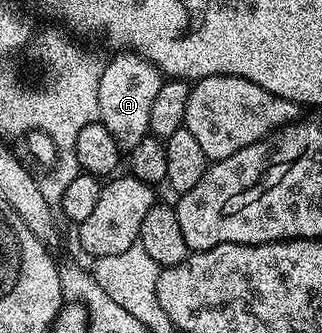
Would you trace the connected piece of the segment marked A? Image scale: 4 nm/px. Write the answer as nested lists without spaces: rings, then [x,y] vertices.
[[[121,50],[113,54],[110,60],[104,61],[99,78],[99,123],[107,126],[111,138],[115,138],[115,142],[123,150],[135,147],[139,142],[143,142],[145,136],[150,135],[151,106],[155,106],[155,98],[159,94],[159,86],[162,82],[163,73],[151,61],[144,60],[136,52]]]

